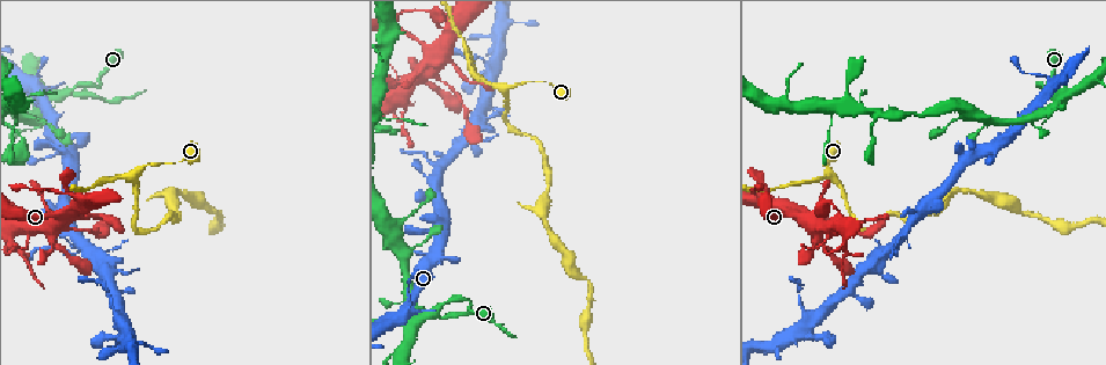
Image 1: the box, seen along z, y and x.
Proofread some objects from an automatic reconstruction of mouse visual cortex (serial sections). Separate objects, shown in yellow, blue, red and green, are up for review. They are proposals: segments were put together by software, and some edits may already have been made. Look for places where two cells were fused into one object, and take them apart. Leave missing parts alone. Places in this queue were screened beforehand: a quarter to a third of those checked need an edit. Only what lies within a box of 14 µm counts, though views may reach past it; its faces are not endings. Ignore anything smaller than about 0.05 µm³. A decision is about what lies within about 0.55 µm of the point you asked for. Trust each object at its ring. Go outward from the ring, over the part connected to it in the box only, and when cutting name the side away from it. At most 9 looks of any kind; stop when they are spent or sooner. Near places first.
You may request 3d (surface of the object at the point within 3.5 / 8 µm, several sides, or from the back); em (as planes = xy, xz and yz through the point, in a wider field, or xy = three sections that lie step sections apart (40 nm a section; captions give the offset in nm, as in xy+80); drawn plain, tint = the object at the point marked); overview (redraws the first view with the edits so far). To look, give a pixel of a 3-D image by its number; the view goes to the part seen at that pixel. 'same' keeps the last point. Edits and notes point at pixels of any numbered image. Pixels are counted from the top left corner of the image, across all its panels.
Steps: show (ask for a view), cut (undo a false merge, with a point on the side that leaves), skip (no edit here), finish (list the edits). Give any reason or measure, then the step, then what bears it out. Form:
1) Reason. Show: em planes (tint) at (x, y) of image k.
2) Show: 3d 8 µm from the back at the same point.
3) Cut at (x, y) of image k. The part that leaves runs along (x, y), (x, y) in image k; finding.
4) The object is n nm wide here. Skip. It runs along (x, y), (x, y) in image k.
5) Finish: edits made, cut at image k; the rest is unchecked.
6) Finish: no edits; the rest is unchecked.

Three arms meet. Show: 3d 3.5 µm at (134, 173) of image 1.

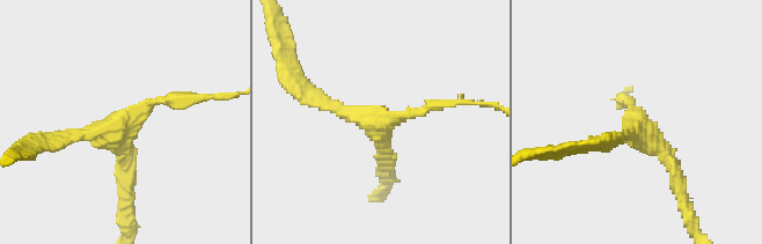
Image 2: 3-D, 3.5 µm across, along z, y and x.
3 arms meet here; the arms are 150, 200, 200 nm wide. Show: em xy step 3 (tint) at (120, 126) of image 2.

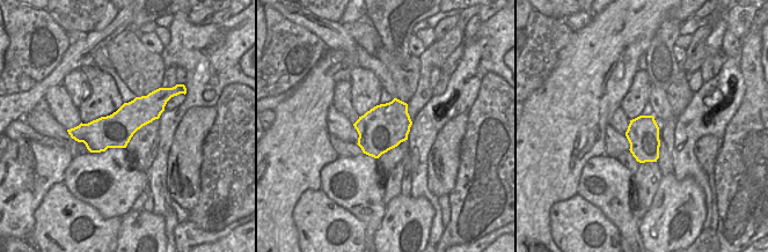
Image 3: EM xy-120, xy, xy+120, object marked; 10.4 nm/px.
Skip. It runs along (620, 100), (665, 153), (680, 192) in image 2; all the same cell.

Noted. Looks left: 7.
Four or more arms meet. Show: 3d 8 µm at (49, 232) of image 1.

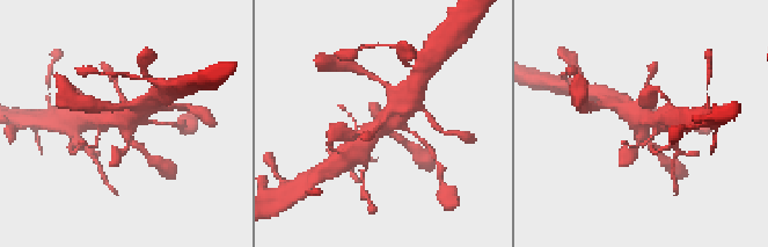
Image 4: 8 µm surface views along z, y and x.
Need the tissue. Show: em planes (tint) at (644, 129) of image 4.

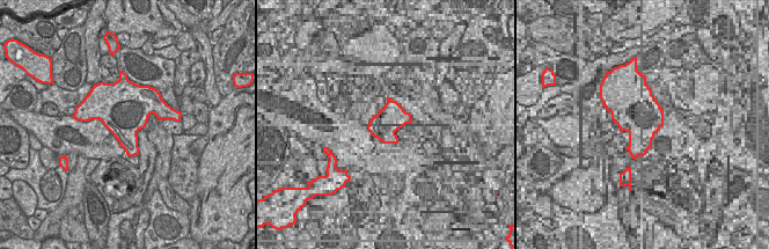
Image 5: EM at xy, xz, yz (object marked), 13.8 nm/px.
Skip. Continuous, no second cell.

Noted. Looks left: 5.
Side arm on a straight run. Show: 3d 8 µm at (75, 92) of image 1.

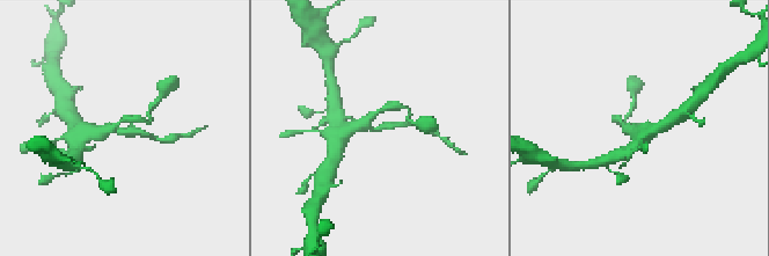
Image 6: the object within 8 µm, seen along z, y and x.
Show: 3d 3.5 µm at (118, 128) of image 6.

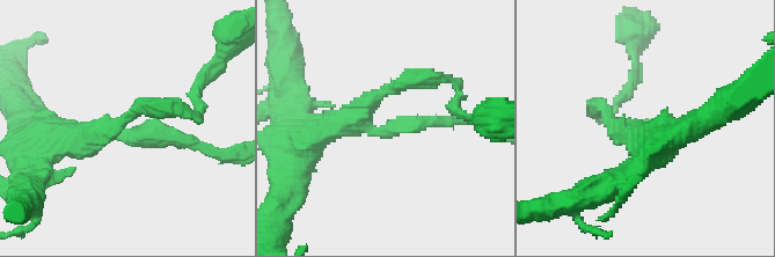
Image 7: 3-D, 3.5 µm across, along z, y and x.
3 arms meet here; the arms are 150, 200, 400 nm wide; shape alone is not enough. Show: em xy step 2 (tint) at (383, 134) of image 7.

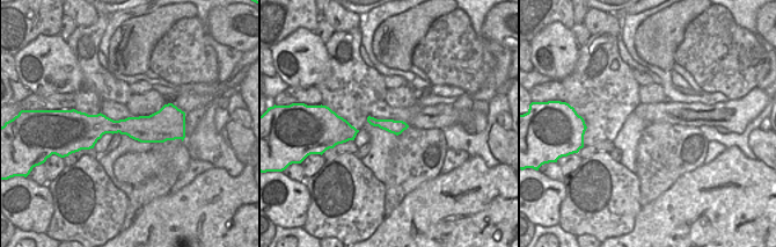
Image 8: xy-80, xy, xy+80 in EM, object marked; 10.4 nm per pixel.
Cut at (156, 132) of image 7. Two cells meet here.

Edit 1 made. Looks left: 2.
Finish: edits made, cut at image 7; the rest is unchecked.

